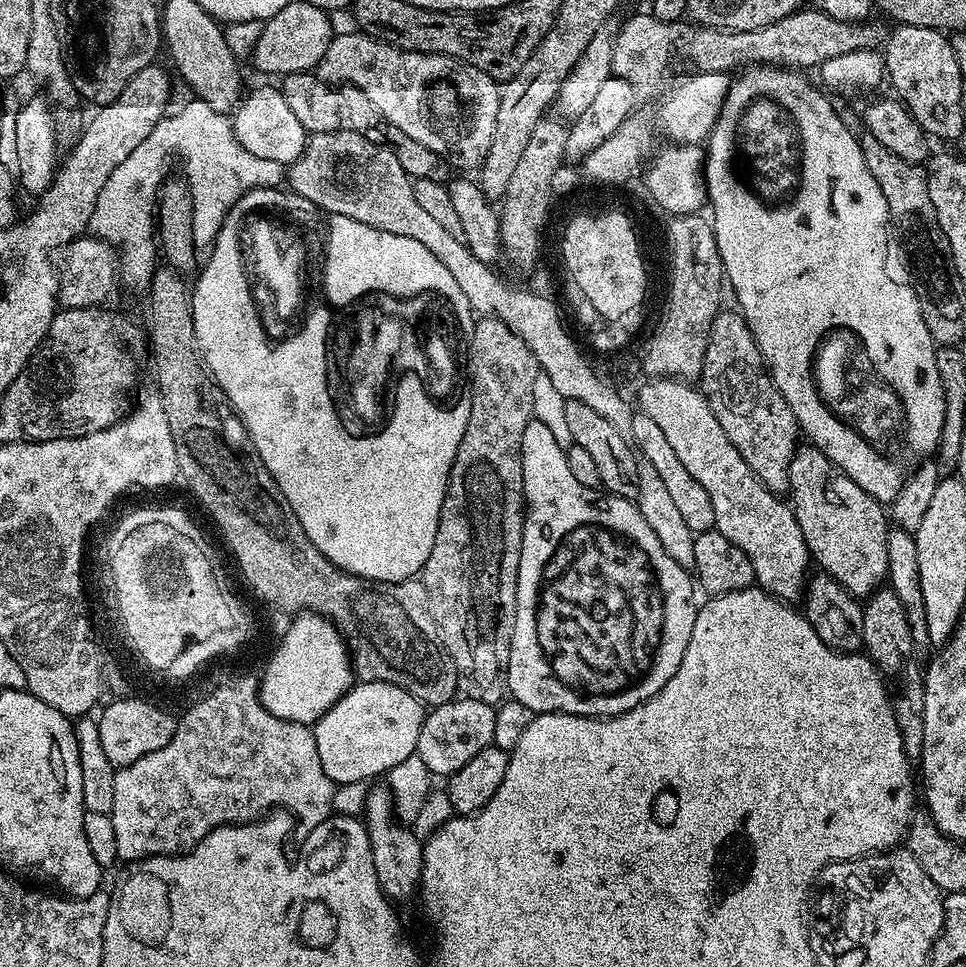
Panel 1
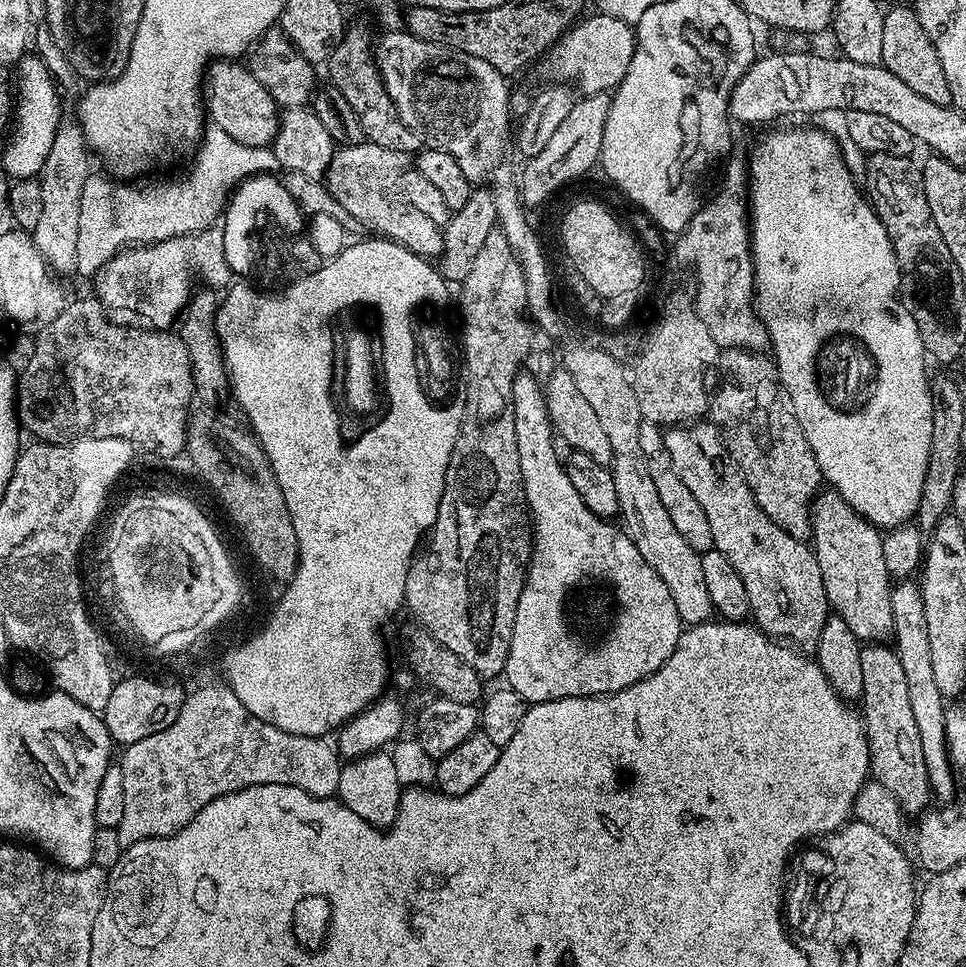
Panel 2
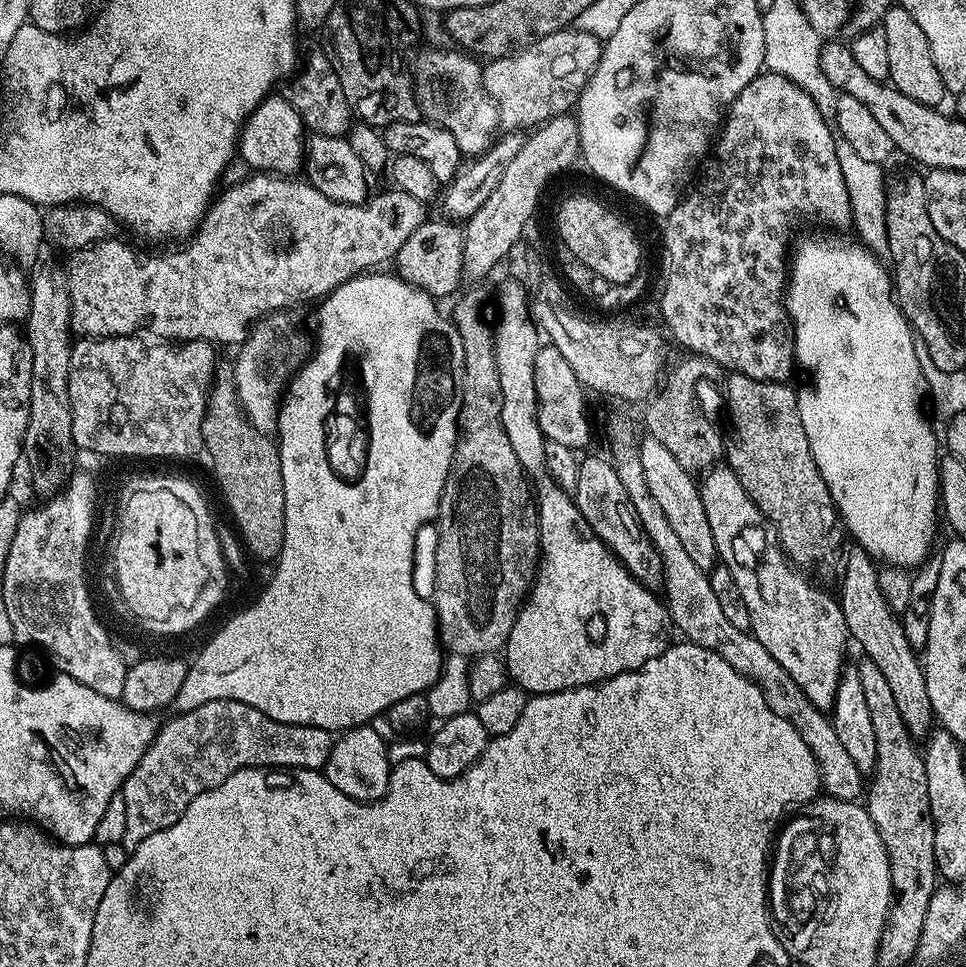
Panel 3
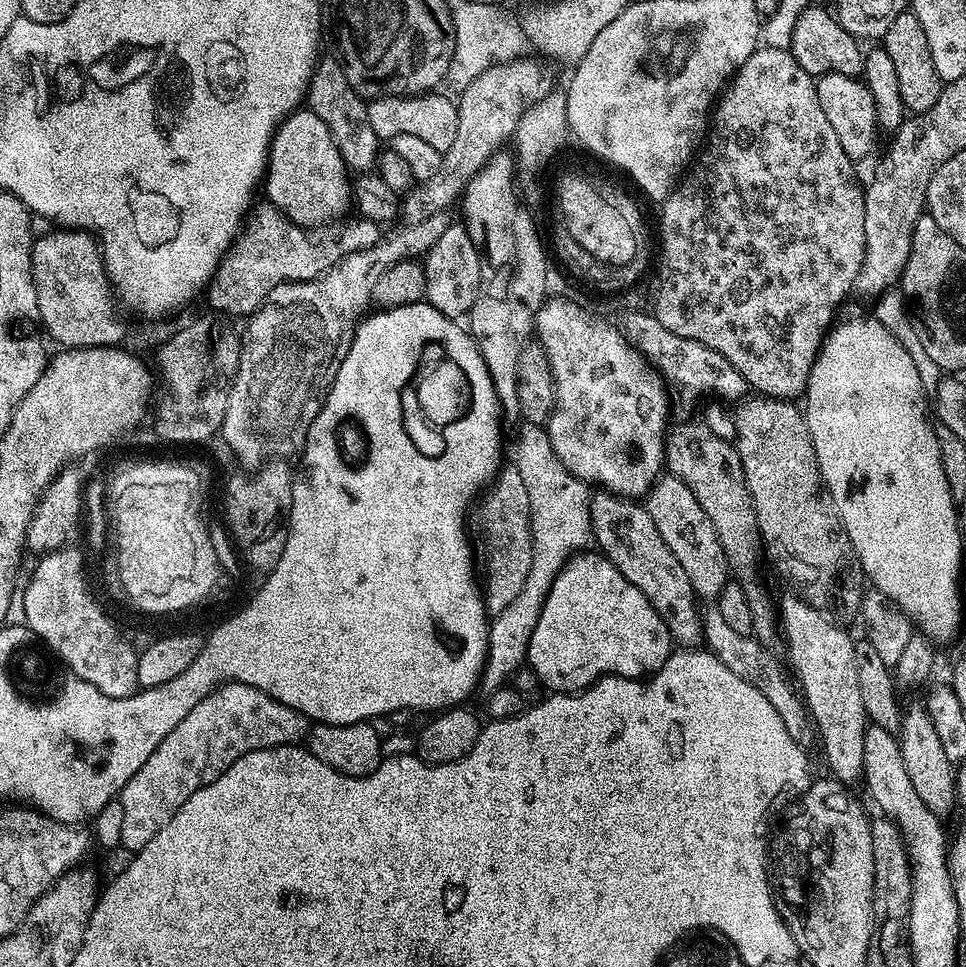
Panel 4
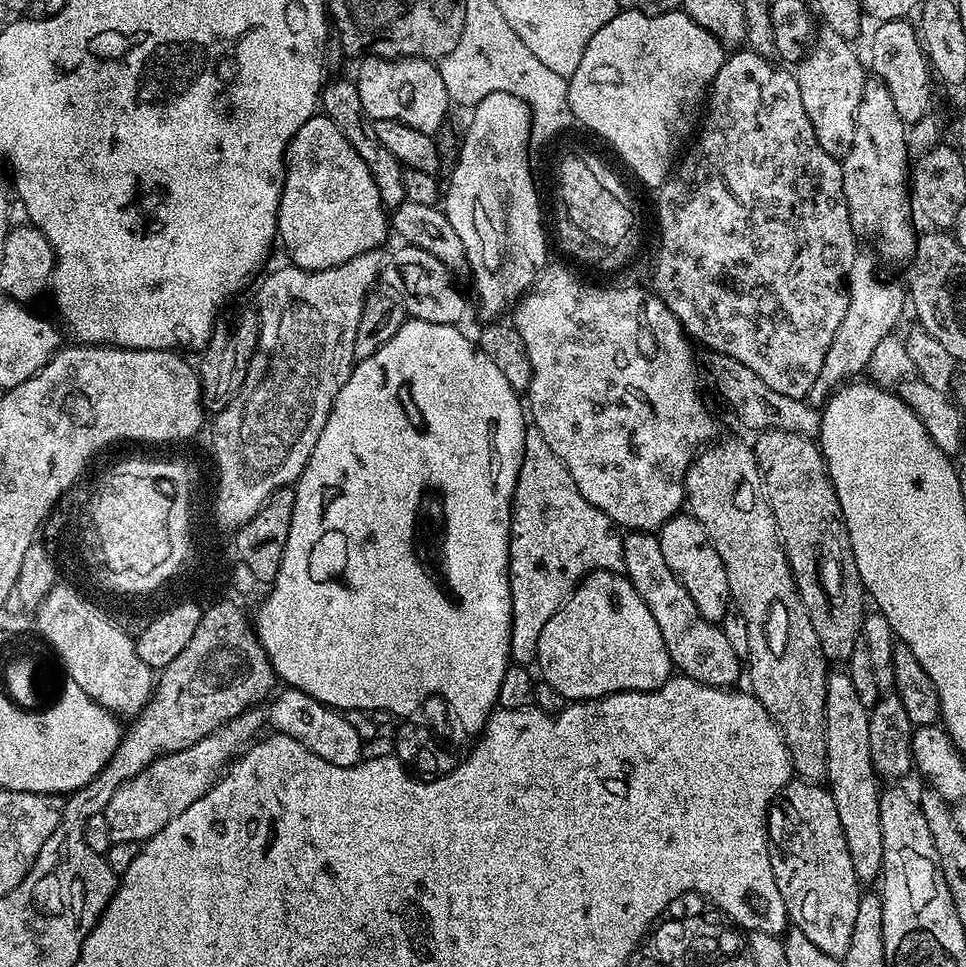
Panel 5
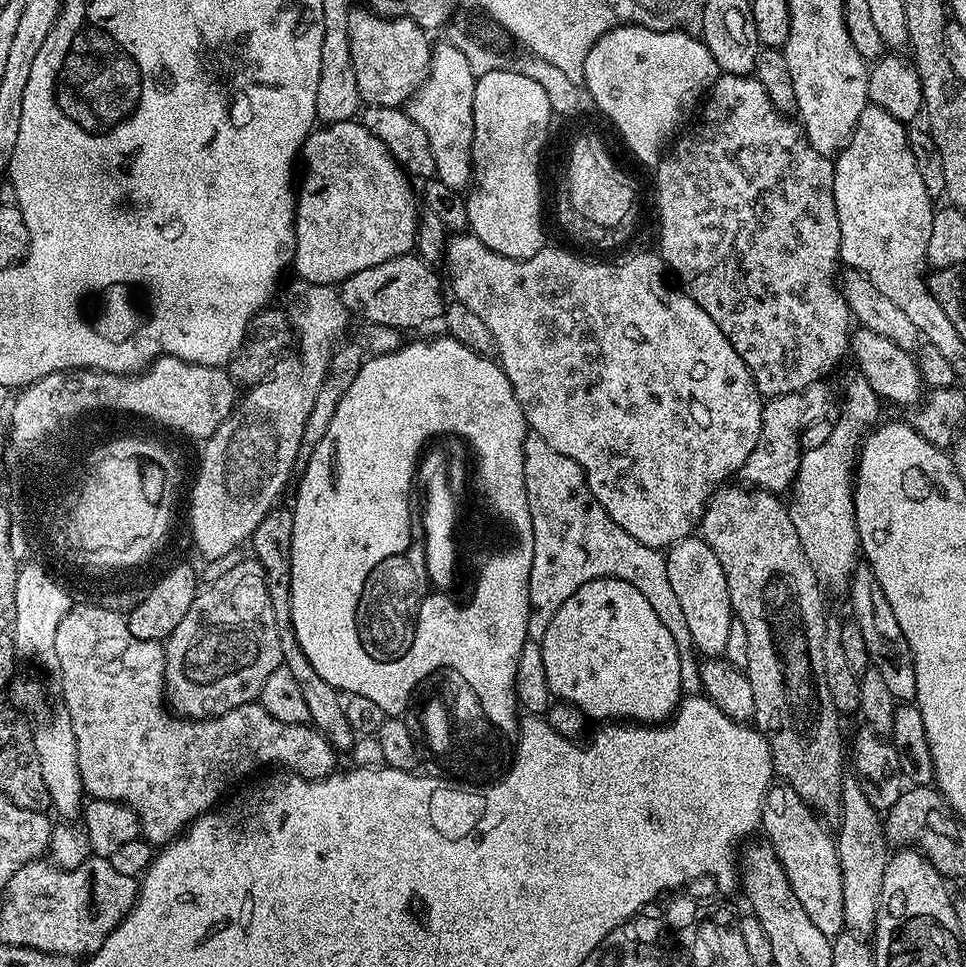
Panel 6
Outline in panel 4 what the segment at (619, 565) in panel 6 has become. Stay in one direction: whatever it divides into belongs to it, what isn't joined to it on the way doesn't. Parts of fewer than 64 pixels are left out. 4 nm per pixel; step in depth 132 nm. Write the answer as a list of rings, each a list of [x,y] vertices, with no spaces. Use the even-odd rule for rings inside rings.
[[[523,423],[520,437],[516,440],[516,460],[514,466],[522,474],[522,482],[526,482],[526,494],[530,494],[530,526],[532,527],[532,561],[530,562],[530,574],[522,586],[522,592],[506,606],[506,610],[495,613],[491,617],[488,626],[488,654],[484,662],[482,673],[483,683],[489,689],[502,688],[514,677],[519,668],[525,667],[528,659],[528,643],[530,634],[538,622],[538,614],[544,605],[546,594],[554,582],[554,578],[562,570],[562,566],[571,556],[583,552],[593,543],[592,518],[590,516],[589,485],[578,479],[558,458],[554,446],[550,446],[547,427],[539,424]]]

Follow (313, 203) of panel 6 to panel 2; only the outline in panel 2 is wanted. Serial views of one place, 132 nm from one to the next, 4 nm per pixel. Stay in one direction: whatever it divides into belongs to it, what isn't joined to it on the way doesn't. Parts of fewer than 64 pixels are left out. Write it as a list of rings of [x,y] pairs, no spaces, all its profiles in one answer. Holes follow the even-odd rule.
[[[224,58],[213,63],[206,73],[206,116],[218,130],[226,130],[234,142],[242,142],[242,146],[258,146],[267,148],[271,145],[272,139],[276,137],[276,127],[280,124],[278,106],[266,89],[258,83],[258,78],[250,74],[243,63],[232,58]]]

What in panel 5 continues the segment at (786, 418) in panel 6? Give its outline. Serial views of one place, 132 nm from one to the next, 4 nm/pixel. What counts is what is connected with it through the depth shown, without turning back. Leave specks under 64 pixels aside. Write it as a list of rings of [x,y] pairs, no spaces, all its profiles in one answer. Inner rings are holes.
[[[861,251],[854,258],[854,266],[848,271],[848,305],[838,331],[834,333],[834,342],[830,342],[830,350],[826,350],[826,362],[822,362],[822,370],[818,370],[818,378],[814,386],[810,386],[807,401],[813,406],[820,406],[827,401],[833,392],[841,386],[855,381],[856,376],[867,369],[878,342],[889,333],[897,331],[896,323],[900,320],[904,308],[906,312],[906,288],[903,283],[895,284],[892,280],[883,280],[876,269],[878,260],[875,255]]]

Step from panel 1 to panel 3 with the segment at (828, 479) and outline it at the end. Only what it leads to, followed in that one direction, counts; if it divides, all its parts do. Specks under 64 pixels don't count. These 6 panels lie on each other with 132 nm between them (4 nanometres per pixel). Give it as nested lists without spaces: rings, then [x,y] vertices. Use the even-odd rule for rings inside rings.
[[[856,546],[853,549],[852,553],[849,551],[843,557],[842,575],[839,577],[839,580],[841,579],[840,592],[838,591],[840,609],[846,618],[849,637],[855,643],[856,640],[860,643],[860,648],[864,651],[863,655],[866,659],[874,662],[874,666],[878,666],[879,672],[886,677],[886,682],[890,682],[890,690],[894,693],[898,710],[902,713],[902,720],[906,722],[906,730],[910,730],[910,734],[914,738],[927,737],[934,727],[934,717],[930,706],[930,693],[926,690],[926,678],[924,677],[924,665],[921,657],[918,655],[917,649],[912,648],[910,641],[906,638],[906,632],[901,624],[901,617],[893,612],[882,594],[880,583],[878,582],[877,561],[873,560],[863,548]]]

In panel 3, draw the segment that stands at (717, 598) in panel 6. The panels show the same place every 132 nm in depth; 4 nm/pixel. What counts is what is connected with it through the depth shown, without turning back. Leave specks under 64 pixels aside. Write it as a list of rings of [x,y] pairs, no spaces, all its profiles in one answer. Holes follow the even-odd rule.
[[[645,435],[639,441],[640,457],[642,458],[642,470],[646,477],[646,486],[650,486],[650,494],[658,506],[662,506],[662,514],[666,514],[666,522],[674,529],[674,535],[682,541],[682,547],[686,549],[686,555],[702,569],[711,570],[716,567],[718,557],[714,546],[714,533],[710,531],[710,522],[706,518],[706,506],[702,506],[702,494],[697,477],[688,472],[658,442],[658,438]]]

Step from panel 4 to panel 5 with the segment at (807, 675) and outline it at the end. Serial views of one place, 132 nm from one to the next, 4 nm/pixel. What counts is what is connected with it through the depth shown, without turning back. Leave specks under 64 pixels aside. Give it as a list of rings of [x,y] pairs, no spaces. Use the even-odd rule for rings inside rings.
[[[836,670],[829,671],[828,674],[828,681],[826,682],[826,710],[824,711],[824,725],[826,726],[826,758],[828,759],[828,779],[826,781],[826,787],[829,792],[832,793],[832,797],[834,798],[834,806],[838,810],[838,819],[842,821],[842,834],[846,834],[846,846],[850,850],[850,862],[854,862],[854,874],[857,878],[859,878],[861,885],[868,886],[868,884],[873,880],[873,882],[879,881],[881,879],[883,870],[884,870],[884,863],[882,862],[882,814],[880,813],[880,794],[882,791],[882,784],[881,781],[878,779],[875,768],[871,762],[871,752],[870,752],[870,731],[868,727],[868,715],[869,715],[869,708],[866,706],[862,706],[862,701],[858,698],[858,693],[854,690],[854,682],[850,682],[850,678],[848,677],[847,671],[840,670],[840,672],[836,672]]]

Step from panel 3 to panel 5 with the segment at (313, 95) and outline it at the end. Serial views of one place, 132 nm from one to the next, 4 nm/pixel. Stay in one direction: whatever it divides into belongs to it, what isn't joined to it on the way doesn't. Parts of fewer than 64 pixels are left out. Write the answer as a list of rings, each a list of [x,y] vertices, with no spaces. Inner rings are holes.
[[[329,79],[321,91],[319,107],[322,109],[323,115],[328,116],[330,122],[334,122],[334,126],[338,126],[338,130],[342,130],[346,142],[350,142],[350,146],[354,146],[358,158],[362,158],[362,162],[366,162],[366,166],[374,178],[374,186],[378,186],[378,194],[382,203],[385,206],[395,206],[401,203],[405,199],[404,168],[398,162],[398,158],[394,158],[394,154],[390,154],[390,150],[386,150],[386,146],[382,146],[376,133],[375,123],[368,119],[366,110],[362,110],[362,98],[358,98],[355,83],[351,79]]]

